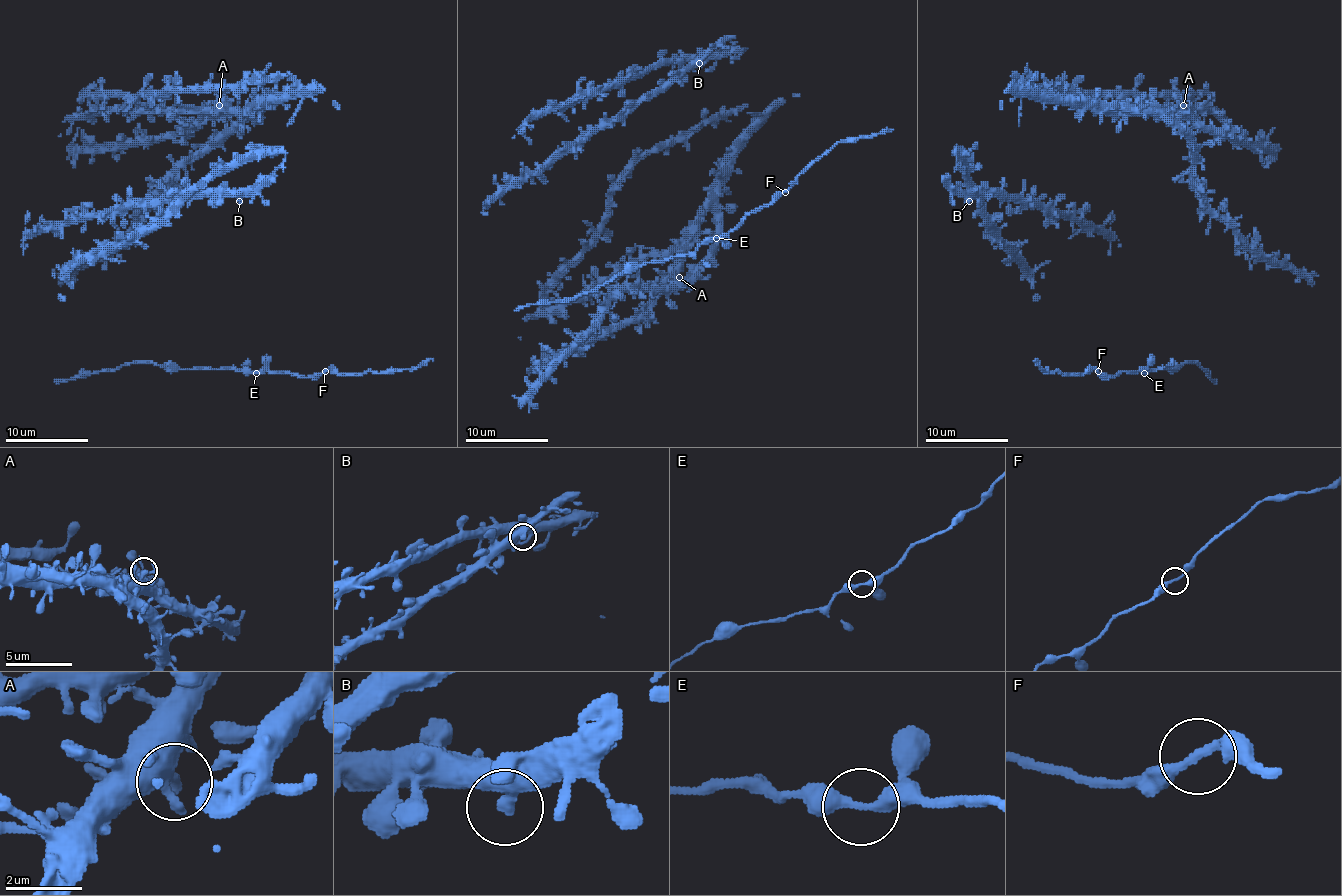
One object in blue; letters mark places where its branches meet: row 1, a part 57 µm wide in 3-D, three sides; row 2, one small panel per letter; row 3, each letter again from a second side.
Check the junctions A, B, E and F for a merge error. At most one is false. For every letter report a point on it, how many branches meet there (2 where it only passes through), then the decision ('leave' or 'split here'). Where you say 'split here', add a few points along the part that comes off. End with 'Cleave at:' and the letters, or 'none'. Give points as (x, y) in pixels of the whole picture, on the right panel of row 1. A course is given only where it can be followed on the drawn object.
A: (1183, 105) | 2 | leave
B: (969, 201) | 2 | leave
E: (1144, 373) | 2 | leave
F: (1098, 371) | 2 | leave
Cleave at: none

